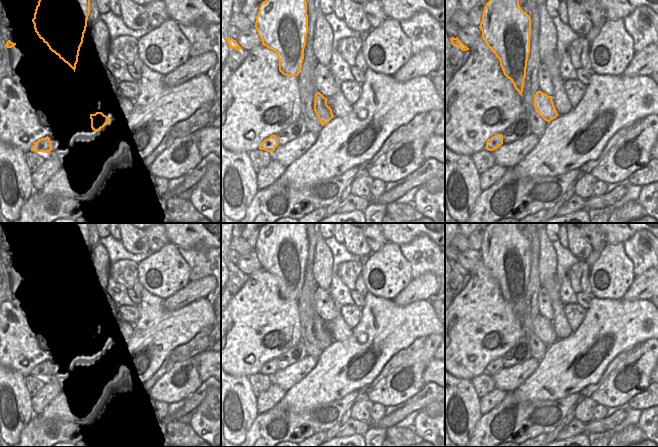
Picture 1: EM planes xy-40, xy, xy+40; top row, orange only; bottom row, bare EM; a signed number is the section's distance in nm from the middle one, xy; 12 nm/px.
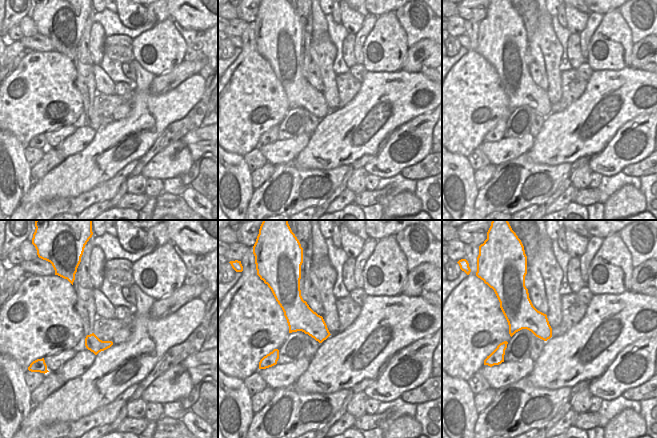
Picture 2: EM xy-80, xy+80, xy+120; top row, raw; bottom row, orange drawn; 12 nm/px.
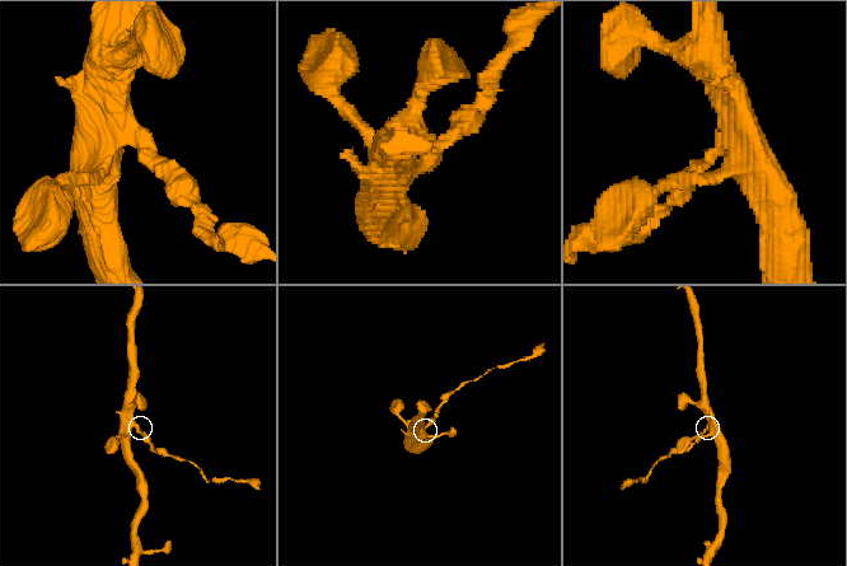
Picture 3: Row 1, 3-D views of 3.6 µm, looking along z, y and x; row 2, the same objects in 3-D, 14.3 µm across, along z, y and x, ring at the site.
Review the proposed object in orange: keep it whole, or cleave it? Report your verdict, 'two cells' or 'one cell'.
two cells

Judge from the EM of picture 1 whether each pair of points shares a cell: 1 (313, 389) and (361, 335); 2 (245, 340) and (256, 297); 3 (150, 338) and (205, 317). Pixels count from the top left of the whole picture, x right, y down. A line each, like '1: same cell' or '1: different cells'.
1: same cell
2: same cell
3: same cell

